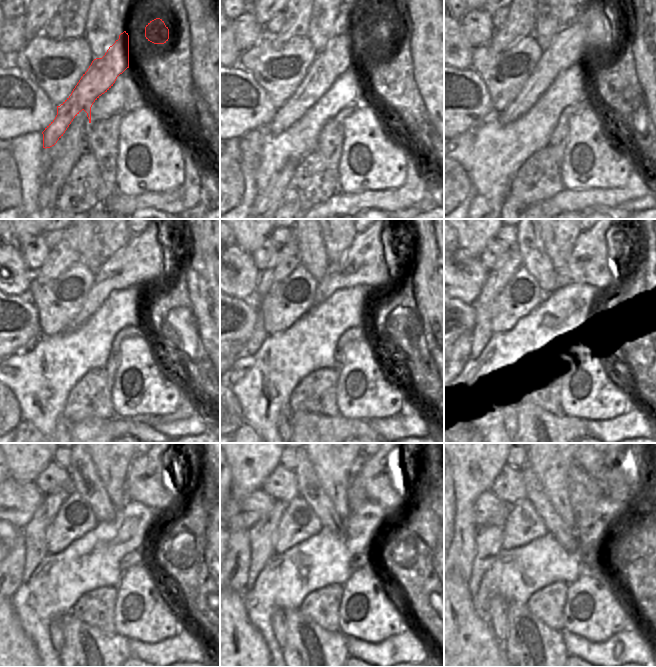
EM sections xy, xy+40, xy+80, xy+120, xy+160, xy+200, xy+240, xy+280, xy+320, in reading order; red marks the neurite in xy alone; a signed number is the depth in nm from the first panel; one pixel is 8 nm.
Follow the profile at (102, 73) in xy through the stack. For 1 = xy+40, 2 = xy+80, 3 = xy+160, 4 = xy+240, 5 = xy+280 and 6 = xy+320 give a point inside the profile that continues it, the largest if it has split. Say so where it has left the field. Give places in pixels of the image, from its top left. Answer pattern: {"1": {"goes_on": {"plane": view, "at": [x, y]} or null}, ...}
{"1": {"goes_on": {"plane": "xy+40", "at": [369, 29]}}, "2": {"goes_on": {"plane": "xy+80", "at": [591, 35]}}, "3": {"goes_on": {"plane": "xy+160", "at": [365, 263]}}, "4": {"goes_on": {"plane": "xy+240", "at": [147, 482]}}, "5": {"goes_on": {"plane": "xy+280", "at": [373, 469]}}, "6": {"goes_on": {"plane": "xy+320", "at": [640, 463]}}}

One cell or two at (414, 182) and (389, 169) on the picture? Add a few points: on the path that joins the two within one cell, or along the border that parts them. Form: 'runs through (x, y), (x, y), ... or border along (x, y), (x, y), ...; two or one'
border along (410, 155), (407, 159), (405, 181), (386, 190); two

